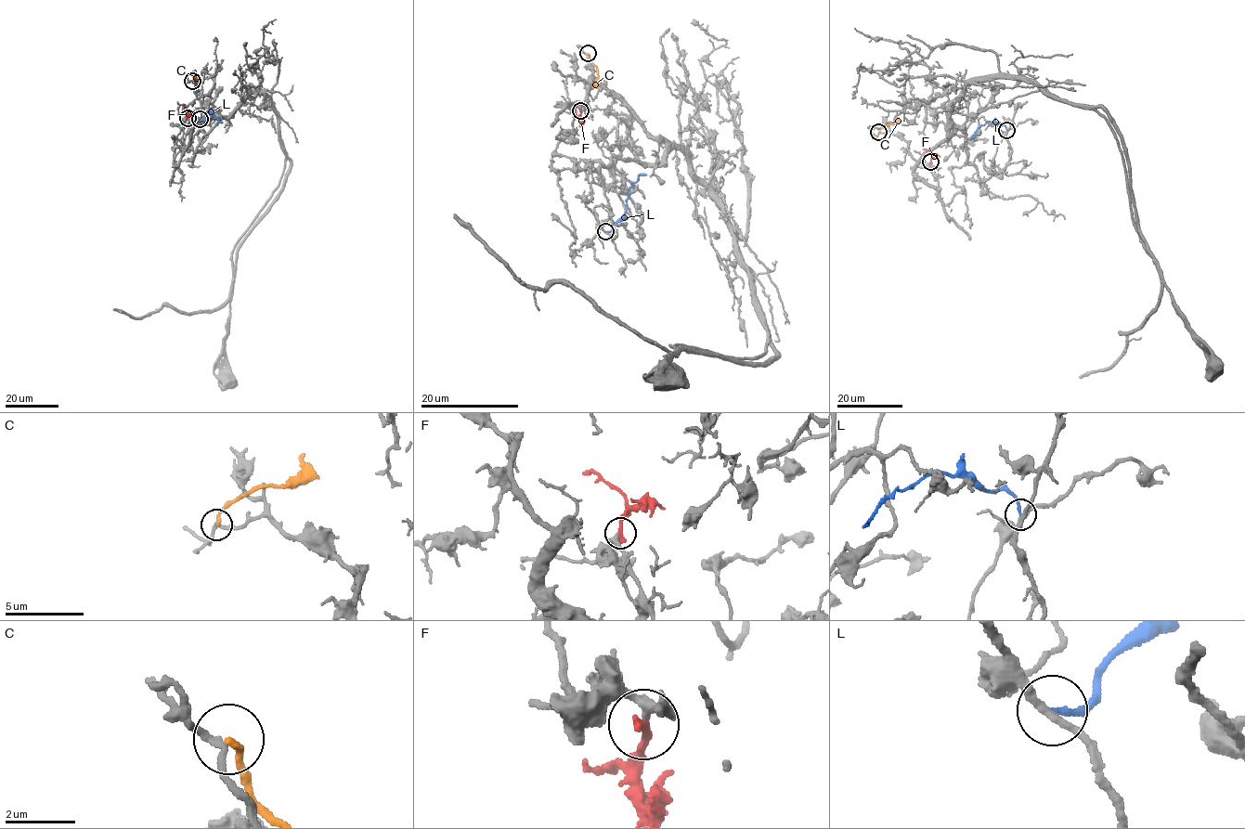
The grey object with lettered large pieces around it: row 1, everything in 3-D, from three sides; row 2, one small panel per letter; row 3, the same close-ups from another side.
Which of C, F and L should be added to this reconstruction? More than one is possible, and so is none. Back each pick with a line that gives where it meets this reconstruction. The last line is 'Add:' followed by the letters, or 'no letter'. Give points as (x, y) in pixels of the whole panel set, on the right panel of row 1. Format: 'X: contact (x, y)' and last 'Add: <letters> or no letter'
F: contact (930, 161)
Add: F

